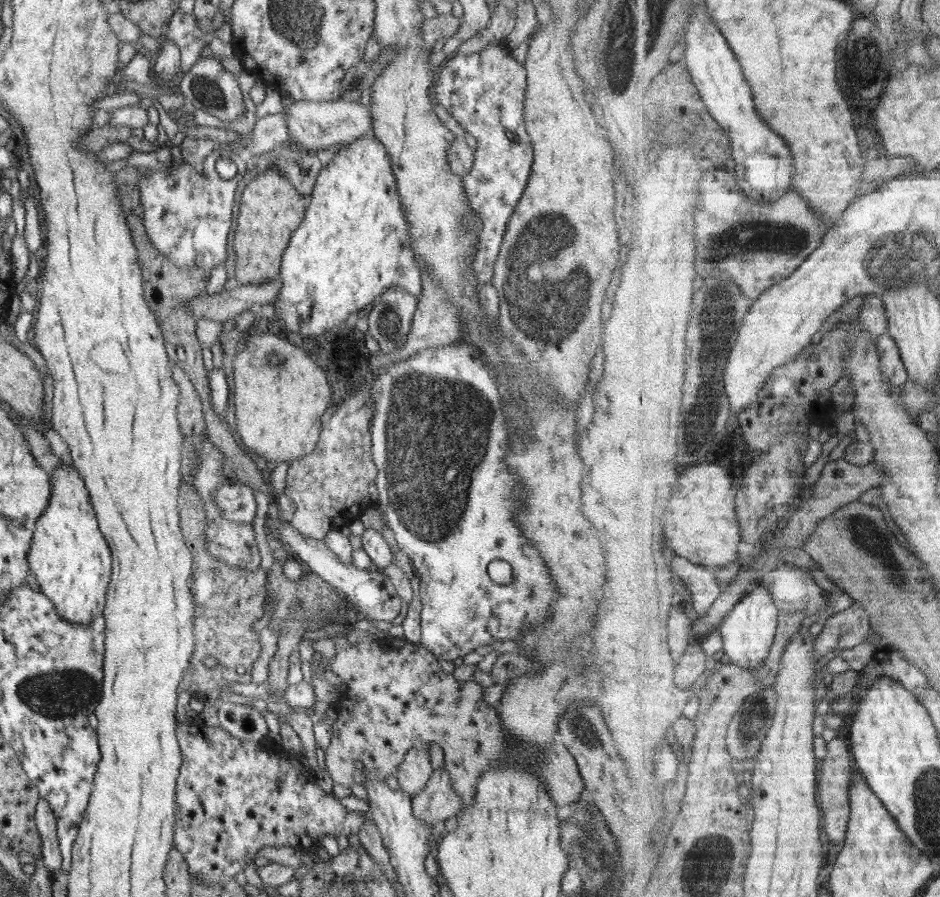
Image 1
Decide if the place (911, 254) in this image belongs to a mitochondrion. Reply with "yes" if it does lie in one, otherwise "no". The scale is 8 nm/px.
yes

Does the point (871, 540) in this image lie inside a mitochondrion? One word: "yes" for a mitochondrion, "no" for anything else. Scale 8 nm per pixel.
yes

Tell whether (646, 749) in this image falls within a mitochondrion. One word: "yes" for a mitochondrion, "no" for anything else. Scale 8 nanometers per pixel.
no

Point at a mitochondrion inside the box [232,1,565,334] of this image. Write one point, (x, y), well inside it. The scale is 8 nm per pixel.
(356, 83)

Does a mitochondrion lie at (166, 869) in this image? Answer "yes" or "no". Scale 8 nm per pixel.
no

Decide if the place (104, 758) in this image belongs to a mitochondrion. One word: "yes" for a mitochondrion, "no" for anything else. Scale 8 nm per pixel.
no

